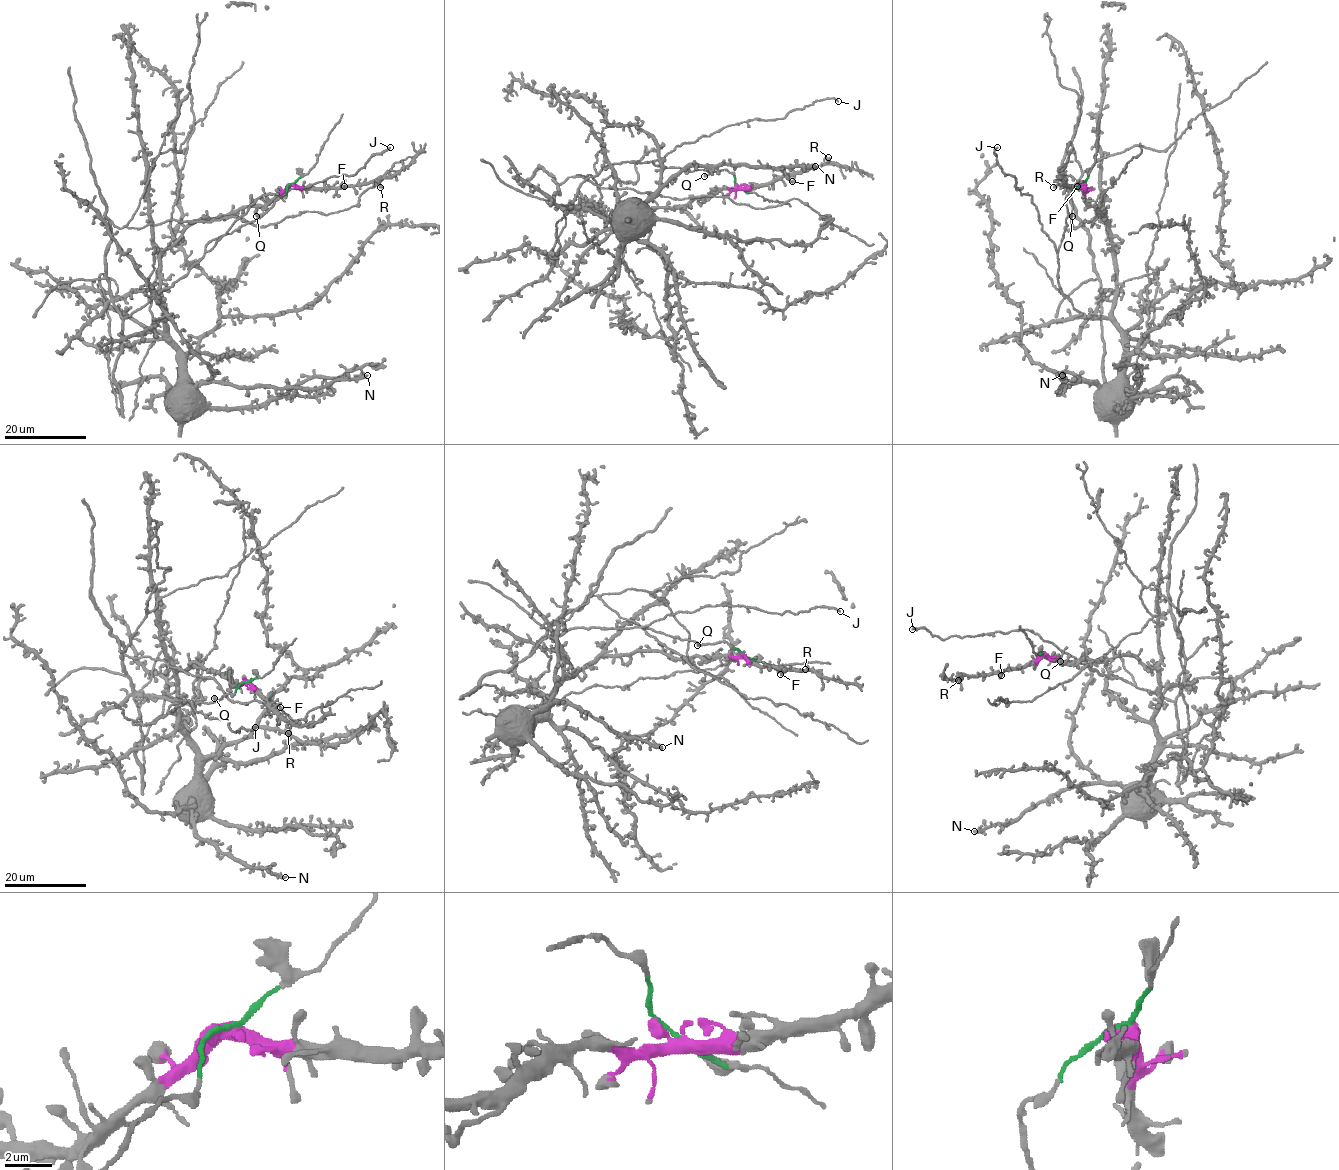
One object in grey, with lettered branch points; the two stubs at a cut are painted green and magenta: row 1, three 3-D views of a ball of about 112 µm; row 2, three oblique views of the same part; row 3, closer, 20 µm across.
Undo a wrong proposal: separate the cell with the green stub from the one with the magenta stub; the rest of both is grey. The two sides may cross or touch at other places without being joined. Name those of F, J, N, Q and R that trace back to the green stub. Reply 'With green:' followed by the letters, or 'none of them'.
With green: J, Q

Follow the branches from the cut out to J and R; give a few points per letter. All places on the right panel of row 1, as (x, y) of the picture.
J: (1082, 184), (1065, 197), (1066, 226), (1056, 250), (1031, 195), (1021, 194), (1014, 176), (999, 166), (997, 147)
R: (1082, 185), (1082, 188), (1073, 188), (1060, 179), (1053, 187)

